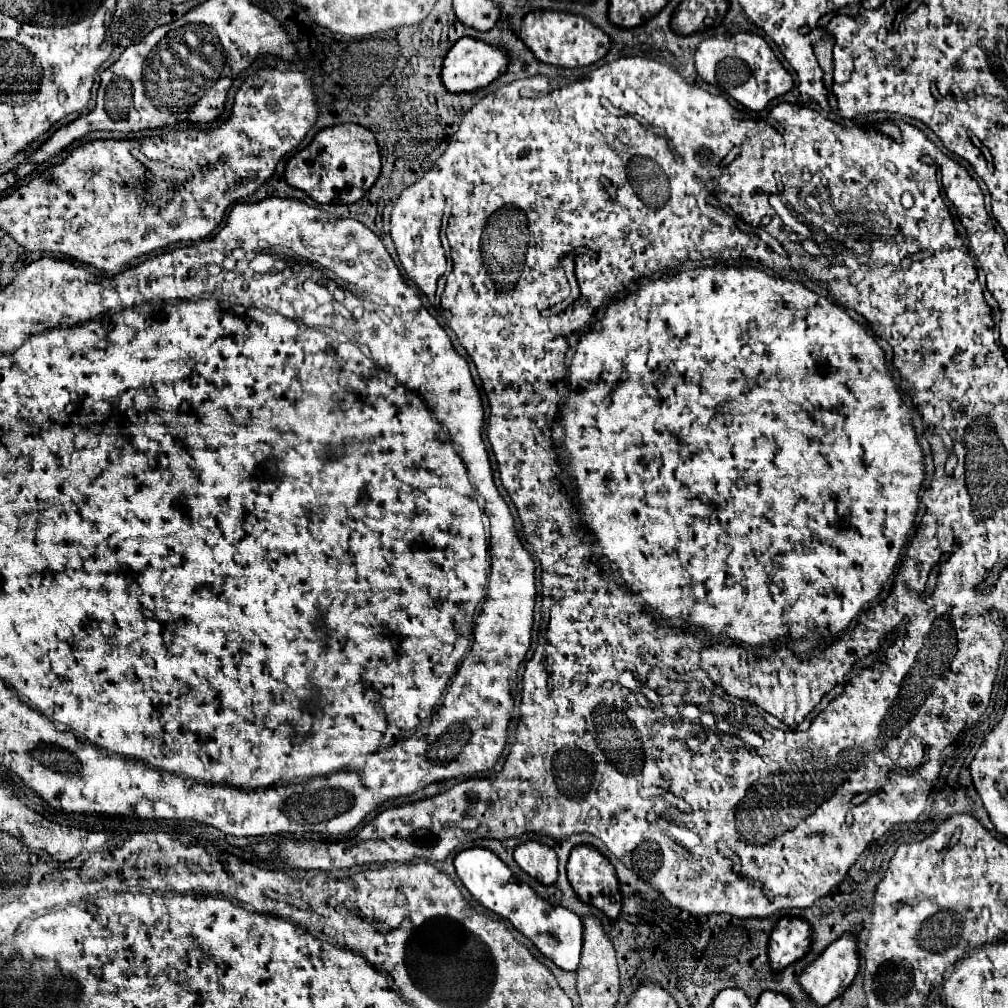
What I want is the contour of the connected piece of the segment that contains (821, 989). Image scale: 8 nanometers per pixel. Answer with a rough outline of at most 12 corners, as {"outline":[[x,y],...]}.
{"outline":[[839,938],[799,974],[801,990],[827,1006],[859,968],[855,938]]}

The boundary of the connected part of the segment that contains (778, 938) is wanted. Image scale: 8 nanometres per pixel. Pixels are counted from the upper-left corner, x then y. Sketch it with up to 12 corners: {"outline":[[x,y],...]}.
{"outline":[[783,916],[771,932],[767,956],[781,972],[803,958],[811,930],[803,918]]}

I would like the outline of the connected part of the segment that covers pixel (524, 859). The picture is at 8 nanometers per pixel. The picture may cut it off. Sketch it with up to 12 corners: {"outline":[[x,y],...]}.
{"outline":[[539,842],[515,848],[515,862],[545,886],[557,882],[557,854]]}

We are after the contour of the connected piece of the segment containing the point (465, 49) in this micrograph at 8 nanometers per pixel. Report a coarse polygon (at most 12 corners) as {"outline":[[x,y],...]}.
{"outline":[[463,36],[441,78],[451,92],[475,92],[507,70],[509,52]]}

